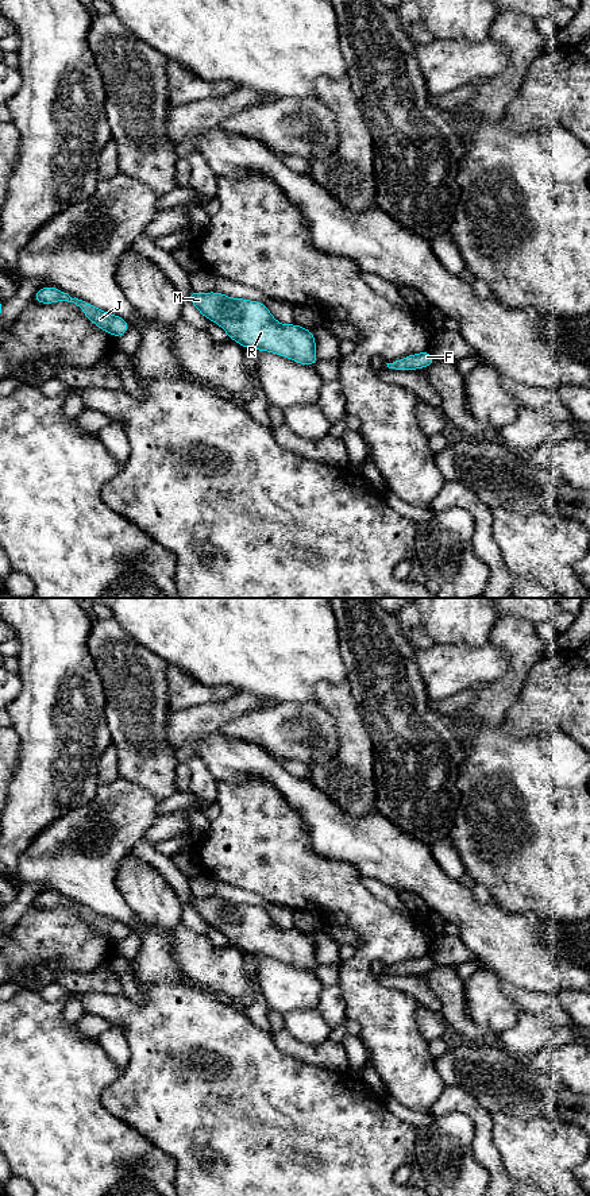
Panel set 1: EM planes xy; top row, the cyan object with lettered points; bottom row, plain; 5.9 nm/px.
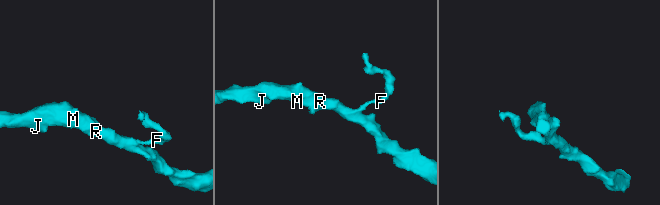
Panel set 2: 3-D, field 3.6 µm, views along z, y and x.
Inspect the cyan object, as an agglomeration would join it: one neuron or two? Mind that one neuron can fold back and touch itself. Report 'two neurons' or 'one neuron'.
one neuron

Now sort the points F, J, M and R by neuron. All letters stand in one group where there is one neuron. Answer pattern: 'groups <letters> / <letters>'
groups F J M R

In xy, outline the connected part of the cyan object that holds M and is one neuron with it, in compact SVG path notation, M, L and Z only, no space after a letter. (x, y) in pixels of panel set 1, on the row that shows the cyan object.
M192 289L188 298L205 319L220 325L244 348L273 352L306 366L319 360L313 332L296 323L278 323L263 302Z

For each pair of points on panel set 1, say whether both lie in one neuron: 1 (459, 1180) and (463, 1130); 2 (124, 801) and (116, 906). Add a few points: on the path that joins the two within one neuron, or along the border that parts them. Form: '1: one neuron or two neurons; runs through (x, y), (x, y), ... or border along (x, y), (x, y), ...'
1: one neuron; runs through (457, 1168), (457, 1142)
2: one neuron; runs through (119, 826), (107, 855), (107, 880)

